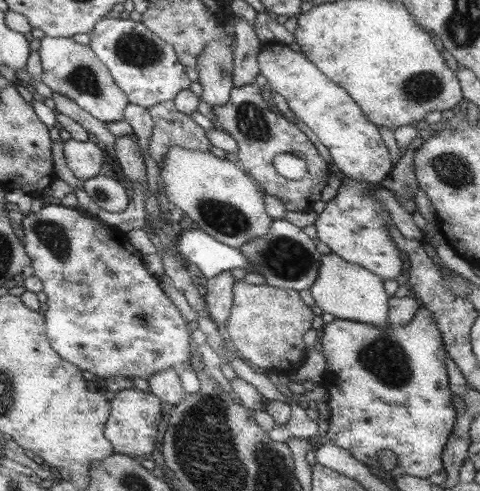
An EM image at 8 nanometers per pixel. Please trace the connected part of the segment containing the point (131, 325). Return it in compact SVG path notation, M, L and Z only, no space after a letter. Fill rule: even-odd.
M52 204L42 207L40 212L30 212L24 216L23 227L25 230L24 244L27 246L27 251L32 257L35 272L45 284L45 293L48 296L48 332L52 341L52 346L65 359L68 359L72 364L79 366L83 371L91 376L102 376L104 379L112 377L126 378L143 378L149 379L156 372L170 367L174 368L174 364L180 362L188 362L190 358L190 334L188 334L188 326L186 320L180 316L180 312L176 310L176 306L166 298L164 290L160 288L160 282L156 278L152 278L151 272L146 270L144 262L142 262L142 254L134 248L128 233L106 226L102 222L95 220L80 208L67 207L61 204Z

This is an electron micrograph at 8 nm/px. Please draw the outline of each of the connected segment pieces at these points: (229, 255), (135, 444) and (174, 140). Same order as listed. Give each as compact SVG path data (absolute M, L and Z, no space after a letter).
M185 229L178 235L176 242L178 252L202 271L208 279L232 268L243 268L248 271L250 263L237 248L226 246L208 236L206 232L196 229Z
M132 388L117 393L111 403L113 411L107 425L107 438L113 442L115 452L124 455L140 454L140 456L150 454L154 450L152 440L156 438L160 426L160 406L162 406L160 397Z
M174 101L161 102L147 109L154 121L148 154L158 162L160 169L164 156L172 146L210 152L211 139L208 138L207 131L198 126L189 114L180 111Z

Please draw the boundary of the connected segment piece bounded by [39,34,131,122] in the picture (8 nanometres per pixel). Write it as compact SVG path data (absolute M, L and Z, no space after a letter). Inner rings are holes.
M48 34L41 42L39 51L45 68L43 82L48 87L76 100L82 108L104 122L120 122L125 119L126 108L131 103L130 97L116 81L110 67L90 45L81 45L73 37L54 38Z

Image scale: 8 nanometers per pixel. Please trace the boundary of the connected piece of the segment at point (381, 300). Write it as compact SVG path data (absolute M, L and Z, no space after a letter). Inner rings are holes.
M334 253L321 254L316 282L309 288L319 313L329 312L334 318L352 322L364 322L376 328L388 326L388 294L383 279L367 267L350 263Z

